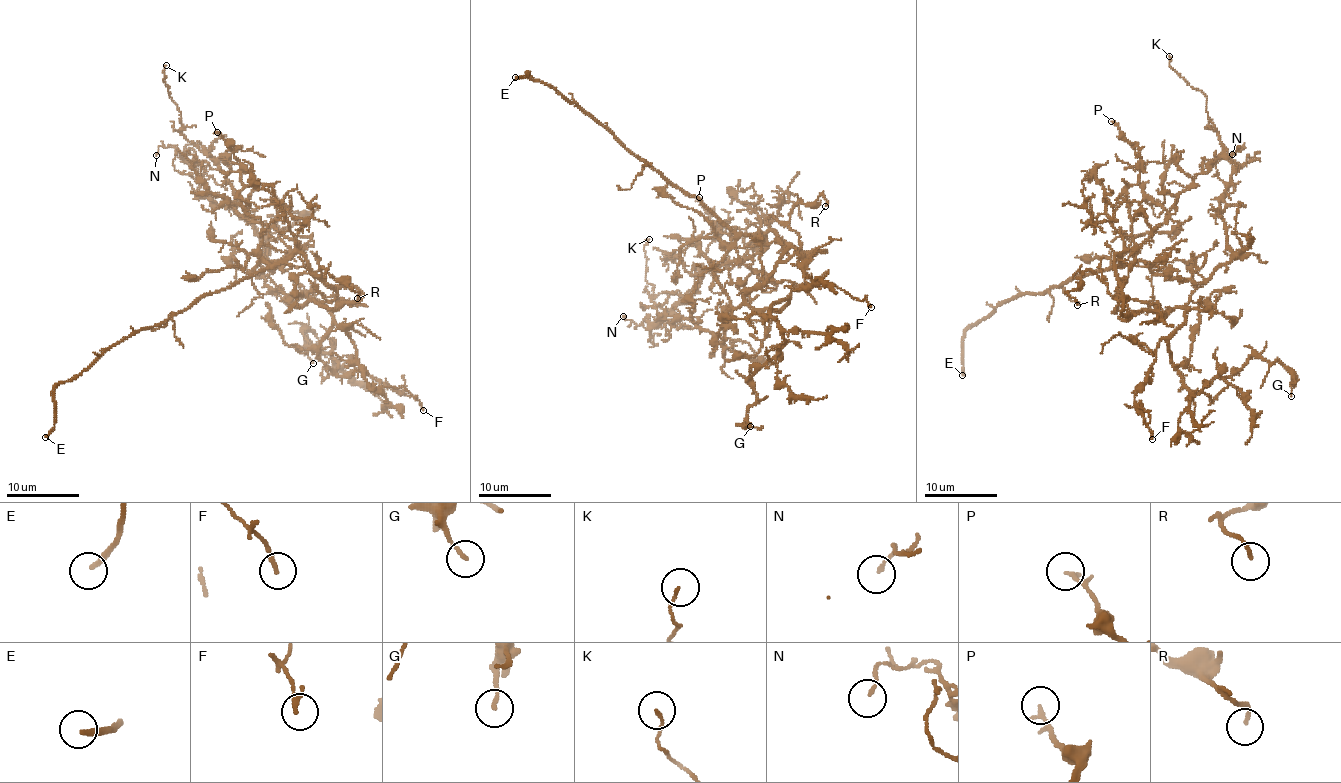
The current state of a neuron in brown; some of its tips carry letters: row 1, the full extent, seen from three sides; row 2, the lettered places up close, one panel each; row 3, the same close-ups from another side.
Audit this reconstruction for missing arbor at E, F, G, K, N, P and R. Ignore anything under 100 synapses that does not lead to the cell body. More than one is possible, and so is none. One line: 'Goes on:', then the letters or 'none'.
Goes on: E

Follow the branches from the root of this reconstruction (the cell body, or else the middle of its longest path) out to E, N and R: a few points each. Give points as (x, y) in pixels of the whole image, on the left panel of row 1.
E: (254, 267), (262, 260), (268, 265), (133, 331), (61, 383), (54, 428), (45, 437)
N: (254, 267), (250, 272), (273, 270), (263, 238), (202, 193), (196, 170), (178, 150), (160, 146), (156, 155)
R: (254, 267), (250, 272), (273, 270), (269, 277), (295, 304), (336, 297), (322, 268), (357, 298)

